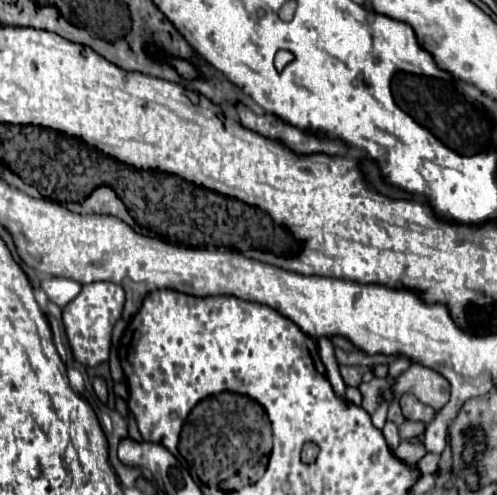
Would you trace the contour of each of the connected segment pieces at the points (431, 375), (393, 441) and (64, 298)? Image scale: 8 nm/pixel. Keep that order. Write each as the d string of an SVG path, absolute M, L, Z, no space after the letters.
M412 364L394 380L394 400L398 400L404 392L416 394L416 398L436 410L450 400L450 384L446 378L420 364Z
M386 422L384 428L382 428L382 434L384 434L390 450L394 450L399 445L401 441L400 434L397 426L392 422Z
M46 278L42 280L42 290L48 294L48 298L54 304L64 308L68 306L68 302L72 302L72 298L76 298L76 294L80 294L82 284L66 280L66 278Z

